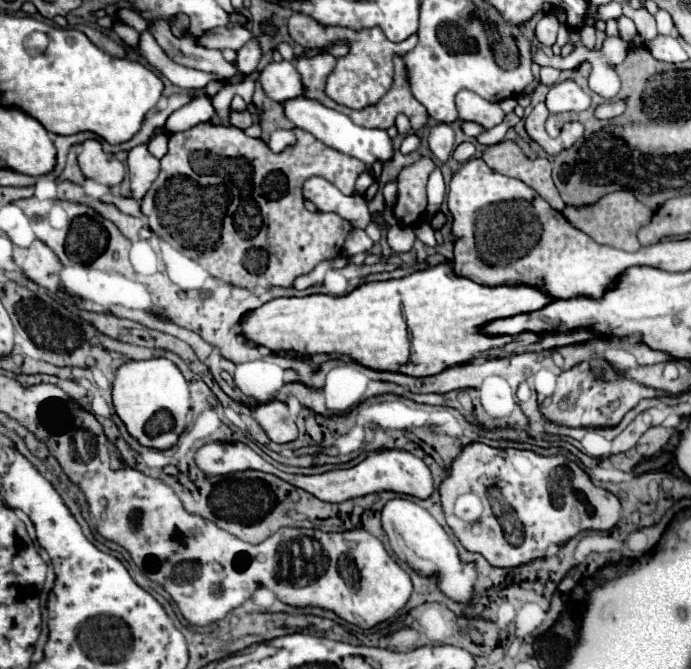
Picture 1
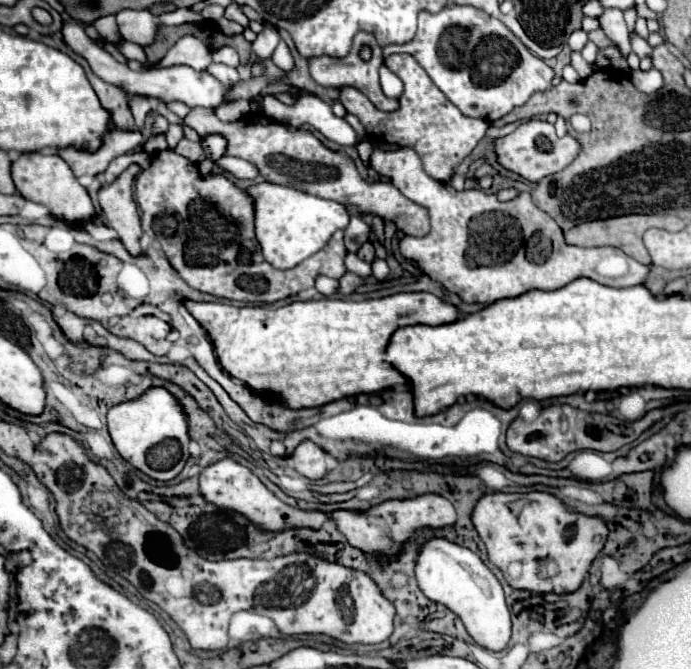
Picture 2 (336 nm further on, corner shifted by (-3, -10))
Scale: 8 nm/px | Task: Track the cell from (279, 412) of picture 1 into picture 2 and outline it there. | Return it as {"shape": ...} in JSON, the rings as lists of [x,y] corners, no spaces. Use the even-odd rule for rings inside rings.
{"shape":[[[301,443],[289,457],[289,465],[307,479],[323,479],[327,475],[325,453],[315,443]]]}

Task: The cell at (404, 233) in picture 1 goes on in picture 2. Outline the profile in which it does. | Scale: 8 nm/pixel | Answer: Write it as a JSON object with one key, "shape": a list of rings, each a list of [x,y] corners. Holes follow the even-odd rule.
{"shape":[[[373,143],[373,147],[371,167],[379,175],[391,179],[407,199],[429,211],[431,231],[421,239],[405,235],[401,239],[401,255],[415,261],[433,281],[441,283],[447,291],[457,293],[465,303],[491,305],[499,299],[519,297],[531,289],[553,291],[579,277],[587,277],[609,287],[633,287],[641,285],[649,273],[647,265],[629,259],[629,267],[623,275],[601,275],[597,271],[599,261],[611,253],[619,253],[619,249],[583,249],[567,245],[557,223],[545,211],[539,211],[531,201],[531,195],[523,195],[523,191],[507,203],[499,203],[495,195],[487,195],[479,189],[455,191],[449,183],[431,179],[423,171],[421,159],[411,147],[381,149],[377,143]]]}

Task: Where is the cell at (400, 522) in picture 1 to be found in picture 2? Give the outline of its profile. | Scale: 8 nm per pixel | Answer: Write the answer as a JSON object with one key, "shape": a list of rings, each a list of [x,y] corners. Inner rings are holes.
{"shape":[[[431,539],[419,551],[415,575],[421,591],[449,607],[455,615],[461,617],[467,633],[473,641],[491,651],[503,651],[511,639],[511,611],[505,603],[505,593],[491,569],[465,547],[459,547],[445,539]]]}

